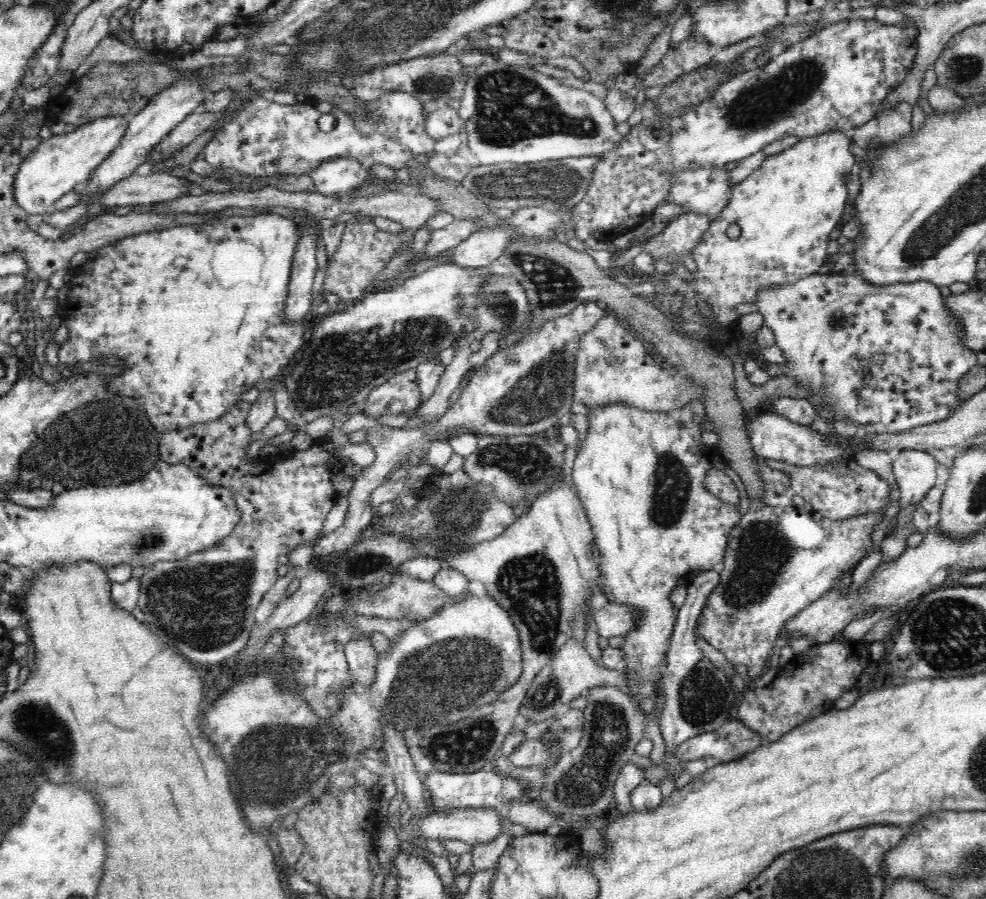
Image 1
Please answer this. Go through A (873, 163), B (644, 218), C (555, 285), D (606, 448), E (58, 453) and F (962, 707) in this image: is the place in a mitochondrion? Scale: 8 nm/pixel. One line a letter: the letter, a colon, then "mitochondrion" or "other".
A: mitochondrion
B: other
C: mitochondrion
D: other
E: mitochondrion
F: other

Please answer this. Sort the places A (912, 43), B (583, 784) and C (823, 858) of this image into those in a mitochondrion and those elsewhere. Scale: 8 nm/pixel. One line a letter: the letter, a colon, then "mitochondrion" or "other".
A: other
B: mitochondrion
C: mitochondrion

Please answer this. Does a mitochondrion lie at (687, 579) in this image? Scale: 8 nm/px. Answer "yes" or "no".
no

